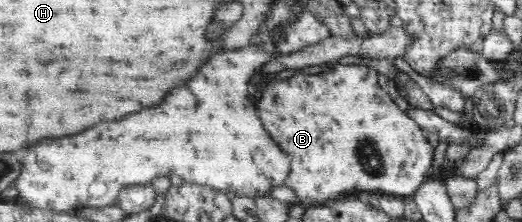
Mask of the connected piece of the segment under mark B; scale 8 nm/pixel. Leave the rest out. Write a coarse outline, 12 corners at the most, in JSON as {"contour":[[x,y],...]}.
{"contour":[[362,64],[282,74],[257,115],[306,205],[411,198],[434,146]]}

